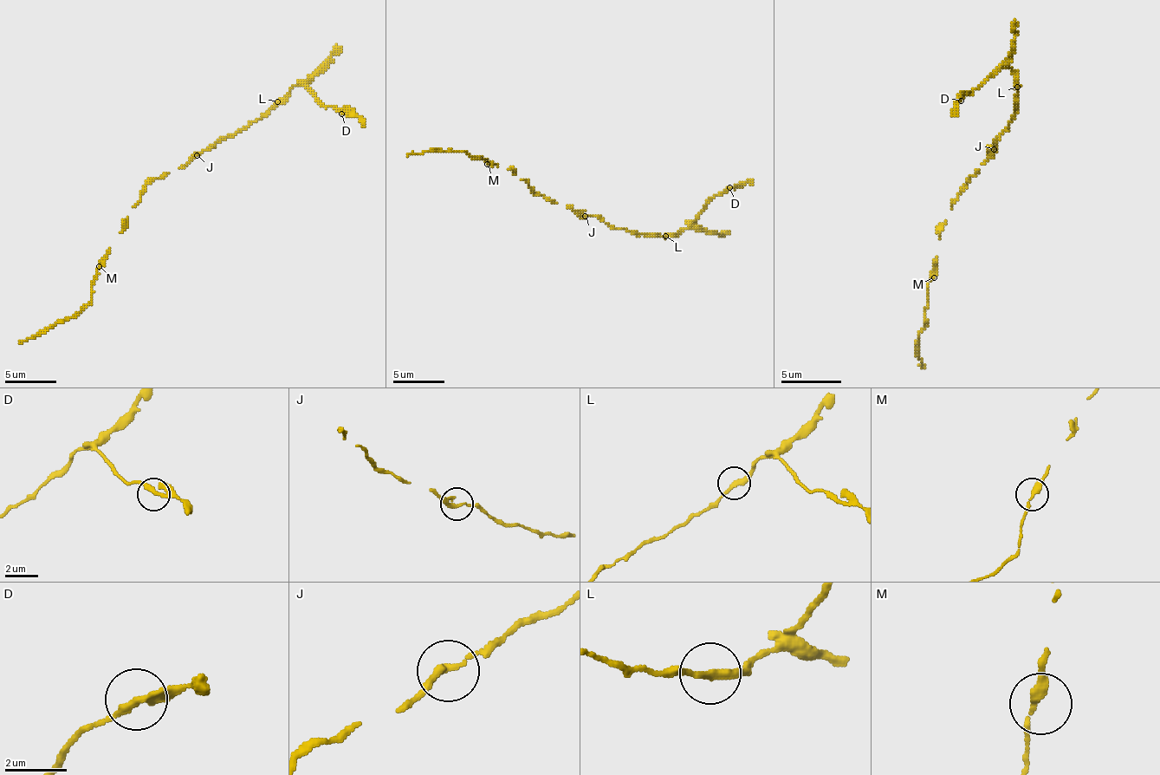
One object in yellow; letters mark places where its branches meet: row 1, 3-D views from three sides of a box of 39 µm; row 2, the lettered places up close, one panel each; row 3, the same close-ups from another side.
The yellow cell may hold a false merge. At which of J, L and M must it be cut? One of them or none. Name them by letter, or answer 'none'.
none

